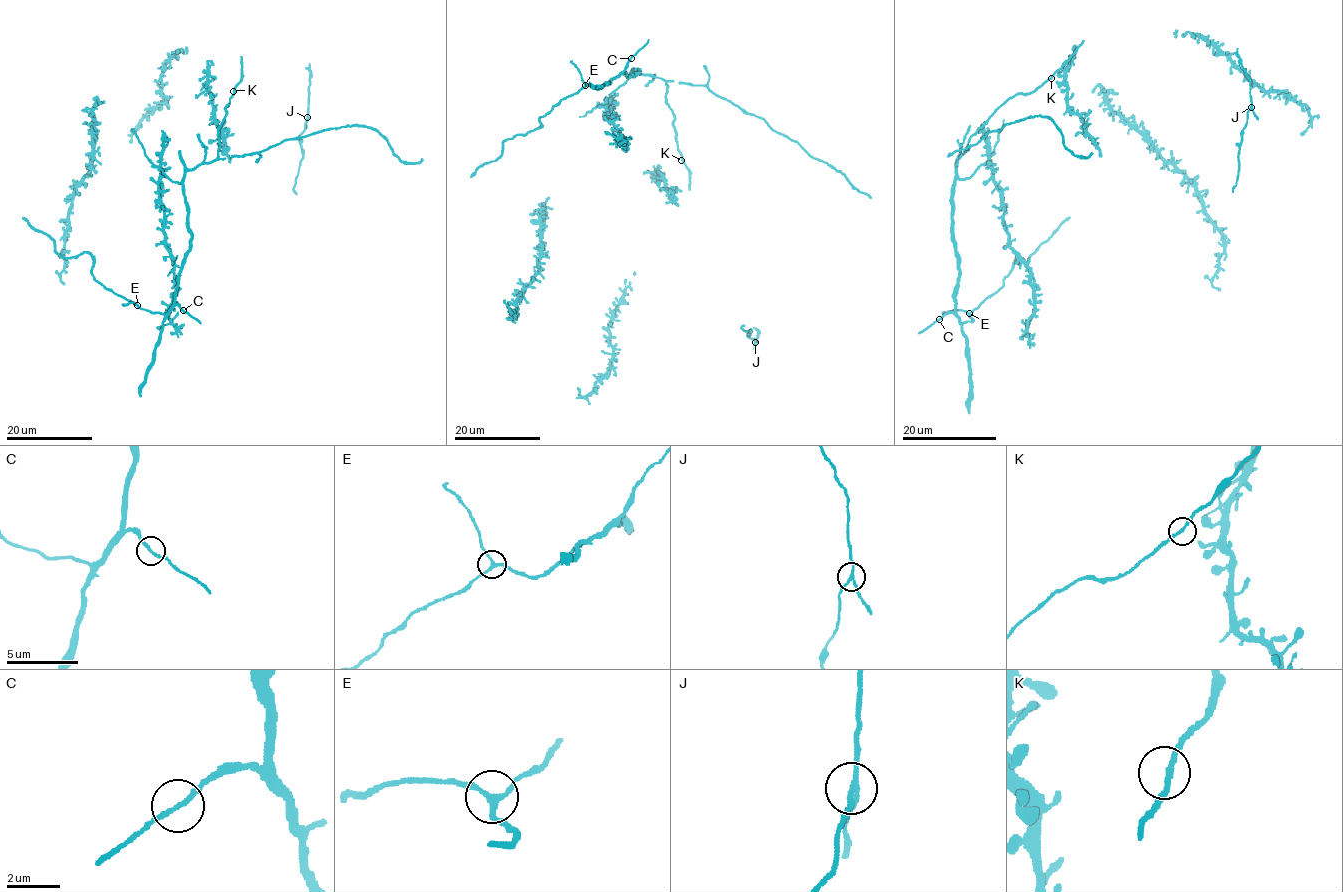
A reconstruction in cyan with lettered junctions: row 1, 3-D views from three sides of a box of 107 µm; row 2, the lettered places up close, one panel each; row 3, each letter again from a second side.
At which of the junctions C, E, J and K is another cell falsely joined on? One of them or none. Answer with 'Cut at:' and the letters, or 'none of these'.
Cut at: J

